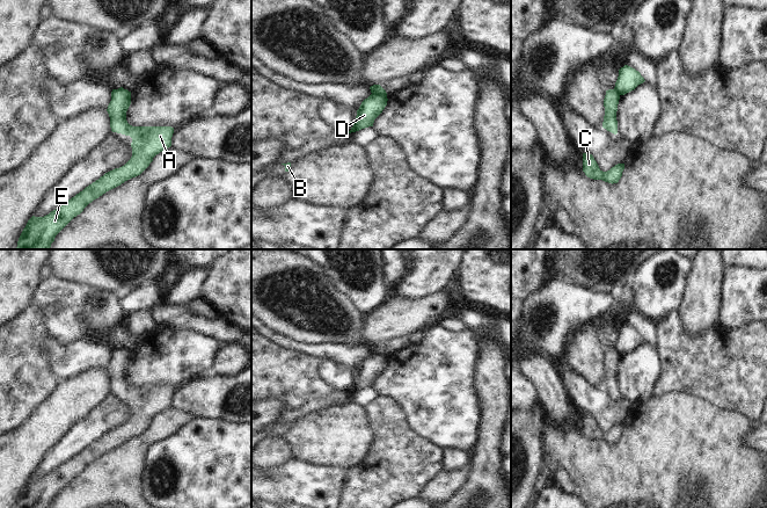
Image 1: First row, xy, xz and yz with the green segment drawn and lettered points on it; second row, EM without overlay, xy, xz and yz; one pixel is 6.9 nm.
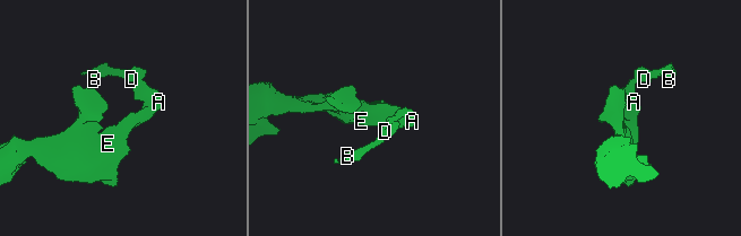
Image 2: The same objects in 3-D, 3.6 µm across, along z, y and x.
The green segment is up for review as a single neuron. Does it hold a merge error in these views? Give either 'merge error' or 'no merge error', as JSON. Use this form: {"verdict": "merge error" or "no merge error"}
{"verdict": "merge error"}

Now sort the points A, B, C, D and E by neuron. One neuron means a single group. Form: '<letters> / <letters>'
A C E / B D

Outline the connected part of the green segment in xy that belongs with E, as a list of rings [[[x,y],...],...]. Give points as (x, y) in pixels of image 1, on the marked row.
[[[124,88],[112,89],[107,111],[111,131],[132,138],[131,159],[124,166],[105,173],[49,215],[32,216],[19,238],[16,249],[50,249],[56,235],[89,203],[125,181],[140,175],[156,154],[171,146],[174,128],[130,125],[126,121],[130,104],[131,92]]]

